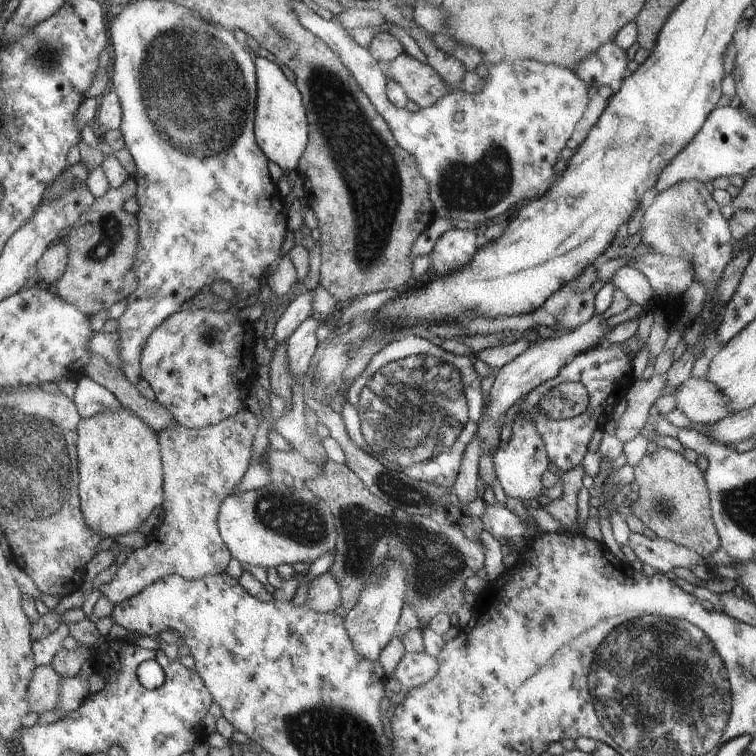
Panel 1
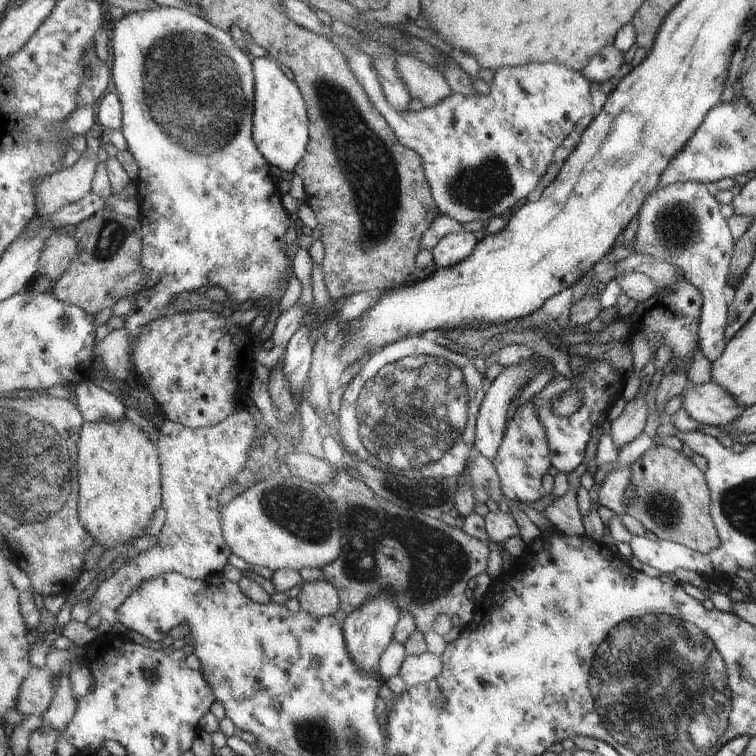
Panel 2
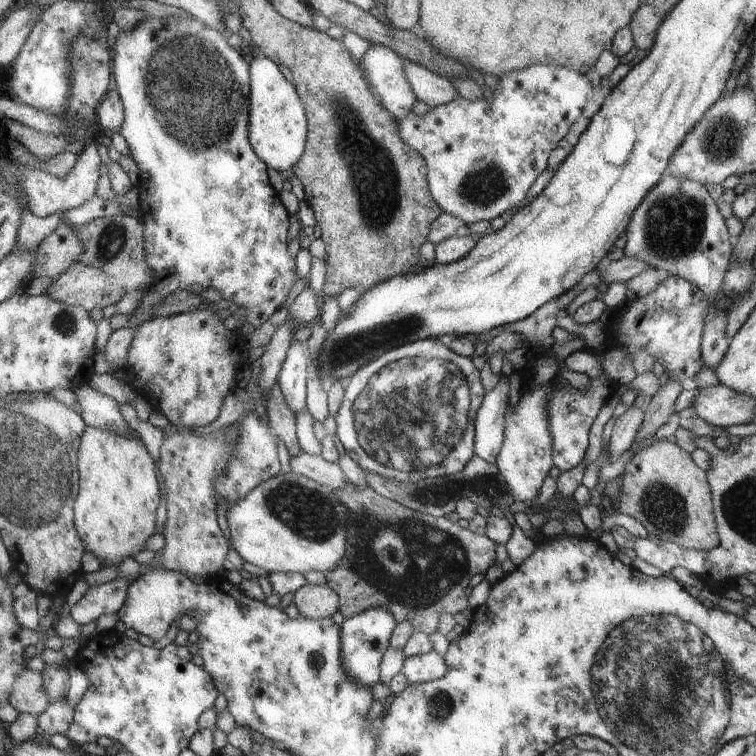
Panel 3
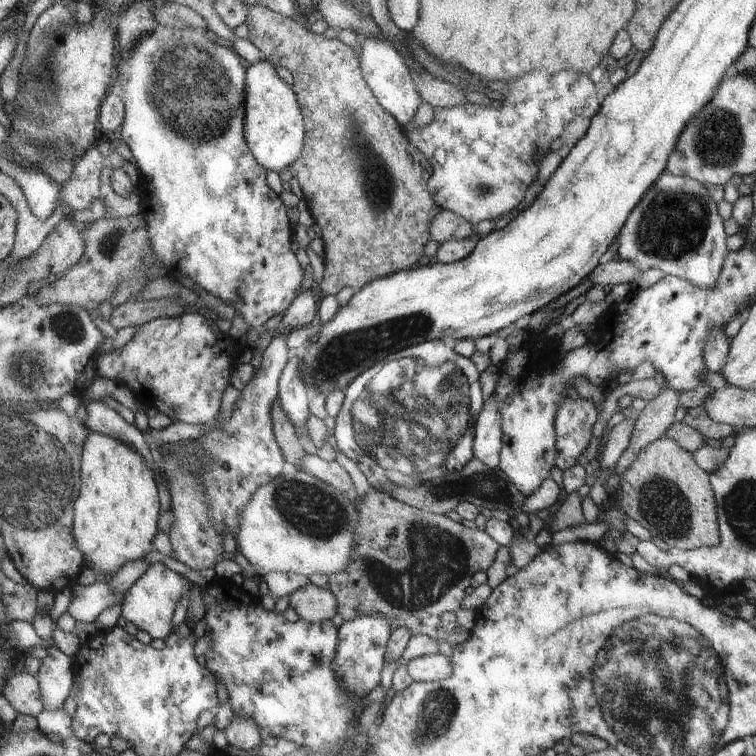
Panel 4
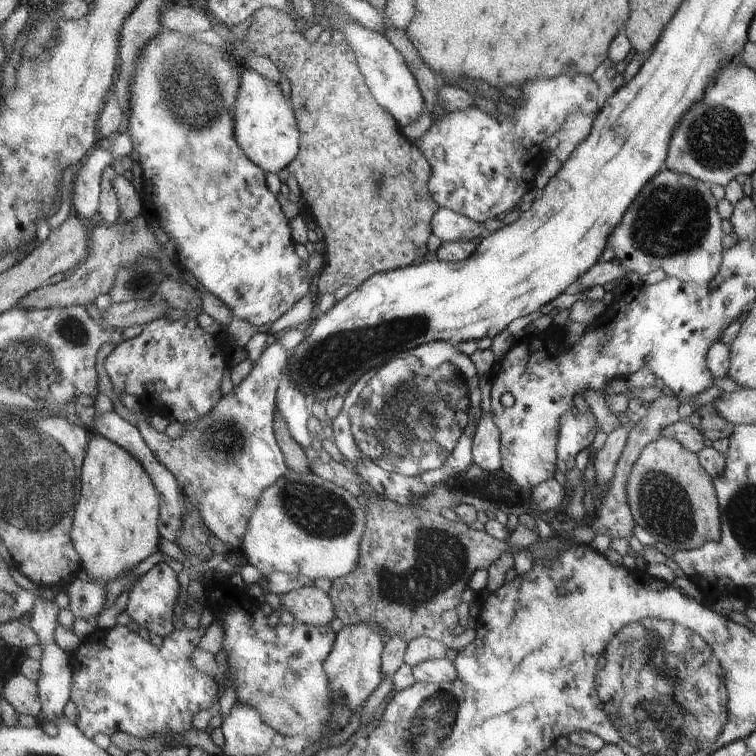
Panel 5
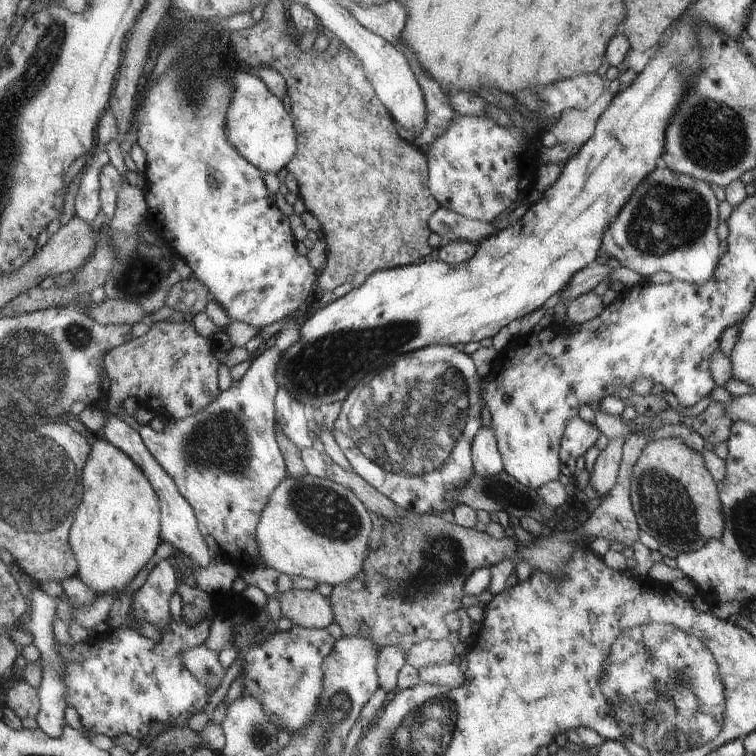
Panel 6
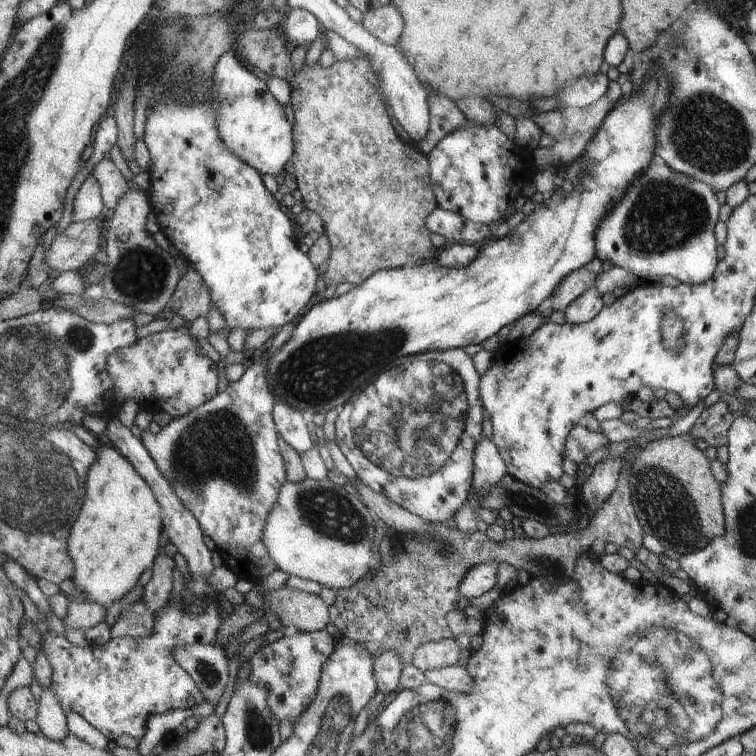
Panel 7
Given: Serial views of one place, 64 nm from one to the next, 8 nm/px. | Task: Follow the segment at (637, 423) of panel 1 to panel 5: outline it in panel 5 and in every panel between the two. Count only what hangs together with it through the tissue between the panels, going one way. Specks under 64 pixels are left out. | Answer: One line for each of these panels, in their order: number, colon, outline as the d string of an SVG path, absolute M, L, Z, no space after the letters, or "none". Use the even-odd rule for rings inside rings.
2: M637 392L637 396L625 404L619 418L615 418L611 422L611 438L619 450L643 434L643 426L645 426L645 418L647 418L647 400L645 398L647 398L647 394Z
3: M631 404L613 424L611 428L611 438L609 438L609 452L611 452L611 462L615 462L625 450L629 450L635 444L635 438L639 434L639 428L645 418L645 406L639 408Z
4: M627 416L619 424L615 424L609 434L605 434L605 438L603 438L605 448L601 454L601 466L609 468L609 466L617 464L617 460L623 456L625 448L629 448L629 444L631 444L635 422L637 422L635 418Z
5: M617 426L611 434L607 434L607 440L603 444L603 448L593 456L593 466L595 466L595 478L597 482L603 486L607 482L613 480L615 468L617 468L617 460L621 458L621 452L625 450L625 444L629 440L629 428L625 426Z

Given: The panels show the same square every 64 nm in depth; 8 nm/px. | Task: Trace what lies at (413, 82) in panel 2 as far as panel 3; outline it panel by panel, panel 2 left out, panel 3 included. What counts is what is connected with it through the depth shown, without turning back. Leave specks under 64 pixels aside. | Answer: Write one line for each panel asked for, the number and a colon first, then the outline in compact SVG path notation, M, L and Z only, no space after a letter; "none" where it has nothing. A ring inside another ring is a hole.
3: M403 60L403 72L415 98L425 102L429 108L449 104L453 98L459 96L449 78L435 74L417 62Z

